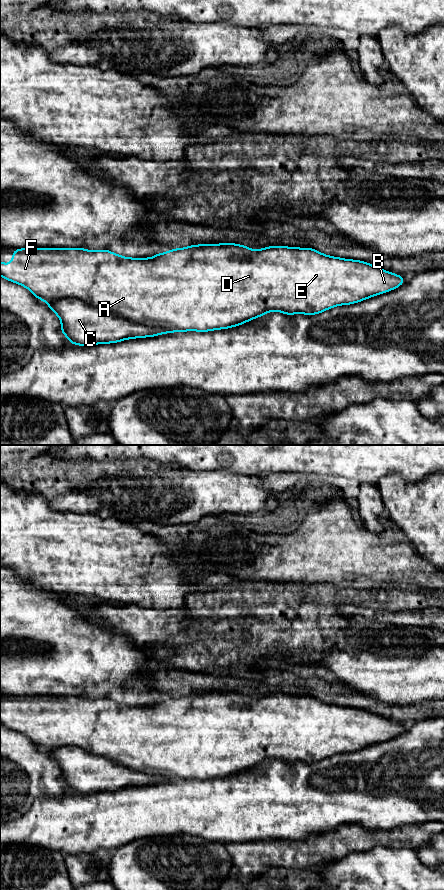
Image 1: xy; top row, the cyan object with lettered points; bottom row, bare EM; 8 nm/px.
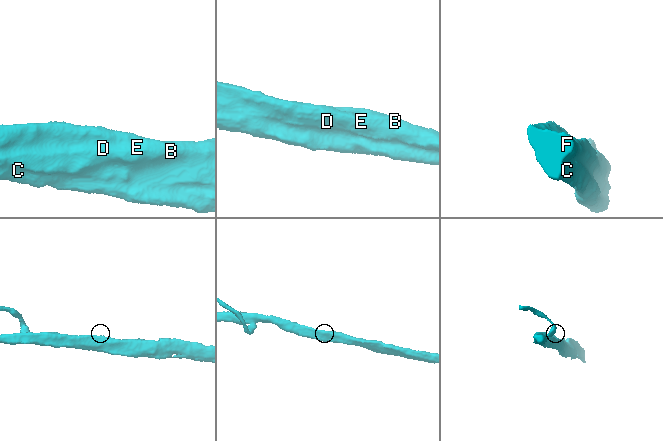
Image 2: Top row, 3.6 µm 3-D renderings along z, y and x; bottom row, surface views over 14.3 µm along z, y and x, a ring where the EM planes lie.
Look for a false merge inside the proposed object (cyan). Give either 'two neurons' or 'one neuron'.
one neuron

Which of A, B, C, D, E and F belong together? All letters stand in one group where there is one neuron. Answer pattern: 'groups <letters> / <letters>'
groups A B C D E F

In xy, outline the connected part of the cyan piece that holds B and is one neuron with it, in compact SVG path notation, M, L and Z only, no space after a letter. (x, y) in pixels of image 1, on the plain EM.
M234 691L190 693L185 696L175 696L165 701L157 701L154 705L149 706L124 705L107 697L90 699L85 696L21 696L13 699L10 712L0 709L0 724L29 737L36 746L46 750L49 757L60 767L62 782L68 786L71 792L79 794L118 791L122 788L153 785L172 780L207 780L229 777L249 770L254 766L260 766L263 762L271 759L279 759L286 763L297 761L315 763L335 754L354 752L378 742L384 742L400 735L405 729L405 725L367 710L325 703L312 696L269 694L254 698Z

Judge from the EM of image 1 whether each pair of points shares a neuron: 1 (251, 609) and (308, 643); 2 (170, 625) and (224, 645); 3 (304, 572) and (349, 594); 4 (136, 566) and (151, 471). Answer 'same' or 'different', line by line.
1: same
2: same
3: different
4: different

